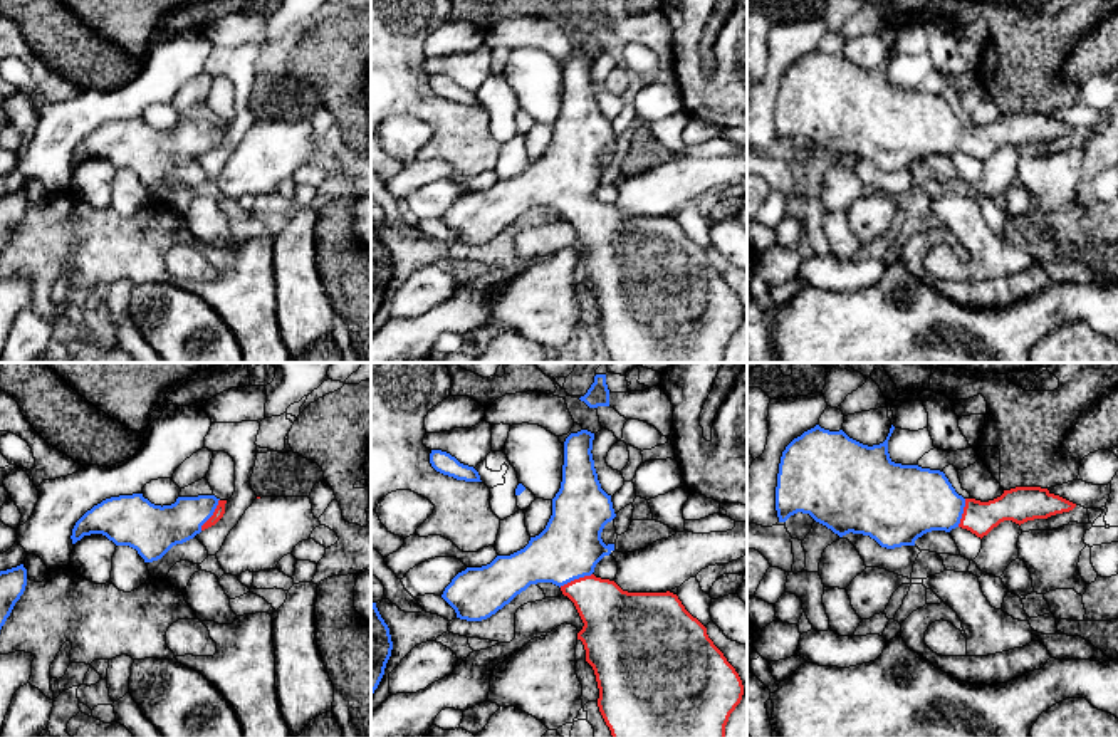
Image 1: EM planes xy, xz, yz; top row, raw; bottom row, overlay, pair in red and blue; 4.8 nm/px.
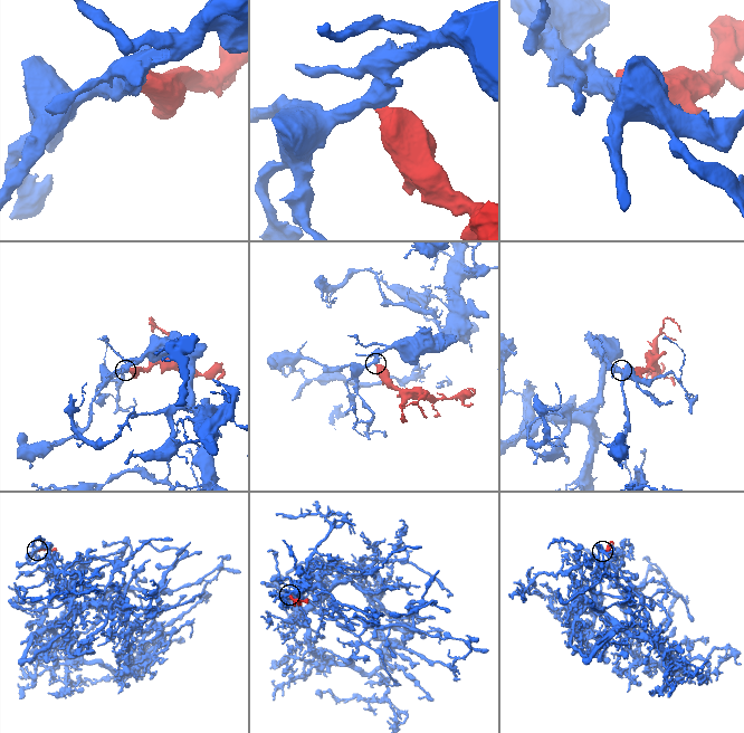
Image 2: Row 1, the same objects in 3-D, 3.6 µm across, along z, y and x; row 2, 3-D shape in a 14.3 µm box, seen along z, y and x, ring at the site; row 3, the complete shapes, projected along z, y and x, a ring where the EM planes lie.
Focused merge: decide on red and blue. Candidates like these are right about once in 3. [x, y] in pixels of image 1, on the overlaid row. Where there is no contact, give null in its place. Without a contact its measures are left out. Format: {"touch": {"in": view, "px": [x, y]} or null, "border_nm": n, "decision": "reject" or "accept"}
{"touch": {"in": "xz", "px": [574, 580]}, "border_nm": 170, "decision": "accept"}

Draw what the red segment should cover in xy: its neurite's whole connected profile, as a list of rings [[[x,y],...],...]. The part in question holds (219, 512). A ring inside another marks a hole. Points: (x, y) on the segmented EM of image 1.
[[[143,494],[102,500],[87,510],[72,529],[72,544],[84,536],[102,534],[116,546],[129,546],[144,562],[161,559],[173,546],[215,525],[227,500],[215,495],[178,497],[171,505],[154,505]]]

